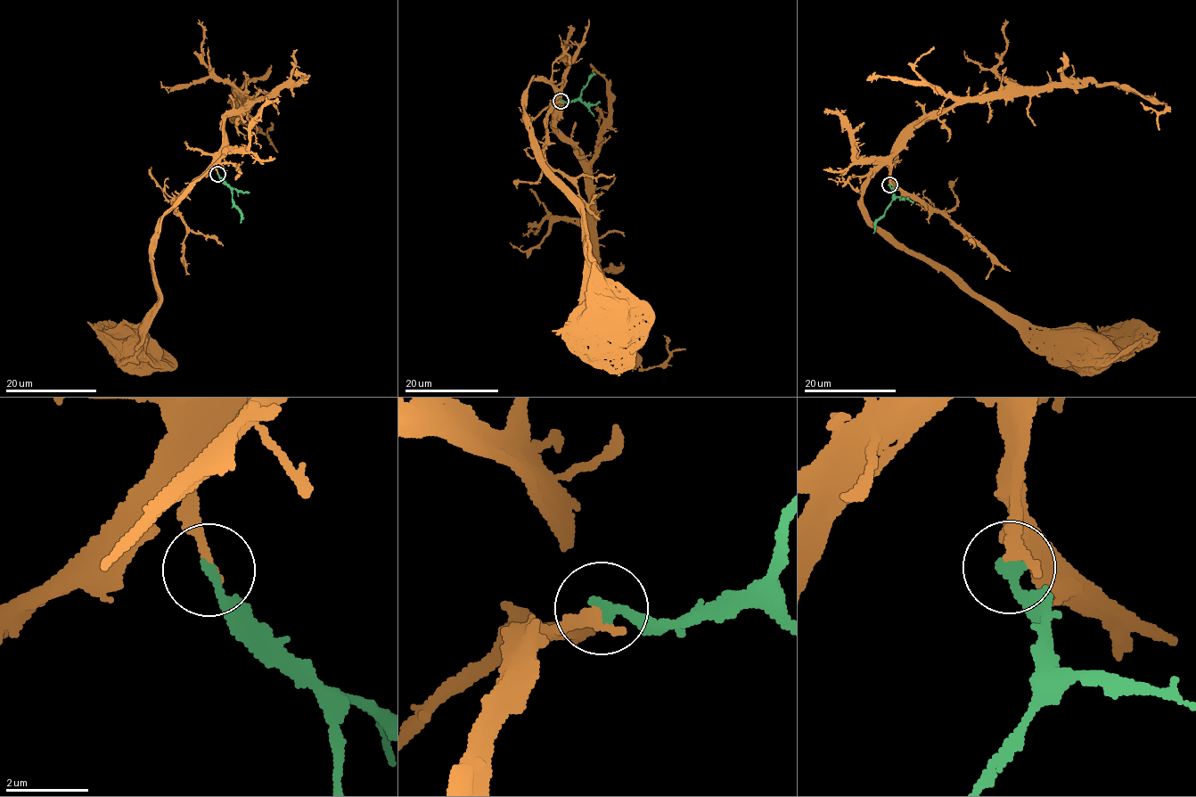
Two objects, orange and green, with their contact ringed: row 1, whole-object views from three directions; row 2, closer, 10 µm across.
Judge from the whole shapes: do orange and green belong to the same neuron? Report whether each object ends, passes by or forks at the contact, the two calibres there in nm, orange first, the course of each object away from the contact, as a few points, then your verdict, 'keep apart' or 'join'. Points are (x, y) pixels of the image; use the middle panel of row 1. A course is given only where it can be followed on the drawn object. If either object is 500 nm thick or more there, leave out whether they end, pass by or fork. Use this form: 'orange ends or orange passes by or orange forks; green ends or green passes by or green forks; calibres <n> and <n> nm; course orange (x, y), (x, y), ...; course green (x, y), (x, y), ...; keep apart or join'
orange ends; green ends; calibres 240 and 220 nm; course orange (561, 100), (550, 83), (533, 78), (526, 127), (541, 168), (580, 209), (585, 260), (597, 272), (605, 309); course green (561, 100), (574, 102), (579, 98), (593, 72); join

